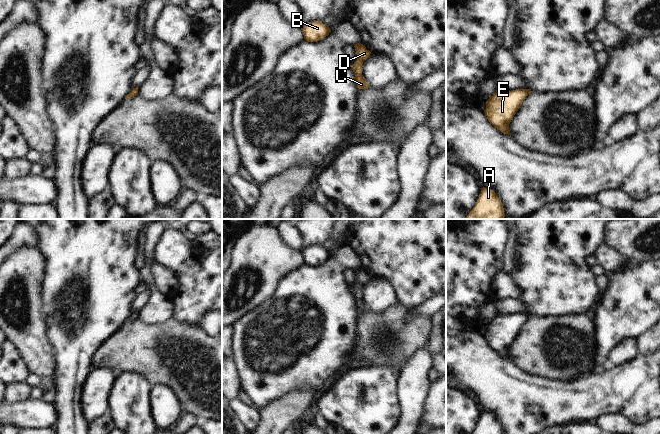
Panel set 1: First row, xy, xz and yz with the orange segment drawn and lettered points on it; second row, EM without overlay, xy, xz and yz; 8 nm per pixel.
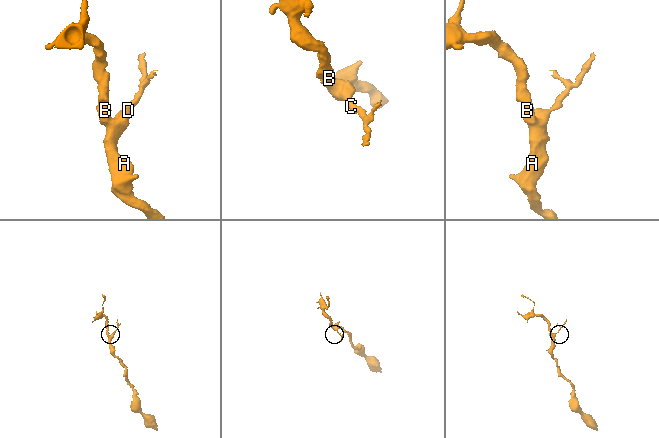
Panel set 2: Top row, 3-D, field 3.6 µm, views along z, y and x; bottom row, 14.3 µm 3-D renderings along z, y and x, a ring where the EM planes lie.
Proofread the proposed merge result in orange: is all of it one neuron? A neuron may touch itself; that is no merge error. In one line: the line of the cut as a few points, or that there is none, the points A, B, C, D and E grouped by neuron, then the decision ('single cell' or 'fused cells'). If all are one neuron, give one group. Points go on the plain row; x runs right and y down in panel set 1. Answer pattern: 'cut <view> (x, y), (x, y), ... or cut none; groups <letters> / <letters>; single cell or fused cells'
cut none; groups A B C D E; single cell

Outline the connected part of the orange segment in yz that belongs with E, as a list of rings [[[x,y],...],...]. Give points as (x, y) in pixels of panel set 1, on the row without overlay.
[[[497,313],[486,325],[484,334],[488,345],[504,358],[510,359],[509,348],[531,313],[502,315]]]

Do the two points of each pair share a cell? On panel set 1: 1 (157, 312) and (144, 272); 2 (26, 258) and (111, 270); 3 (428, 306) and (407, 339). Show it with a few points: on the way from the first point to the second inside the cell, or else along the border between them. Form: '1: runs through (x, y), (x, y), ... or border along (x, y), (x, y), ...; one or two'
1: runs through (157, 302), (150, 282); one
2: border along (36, 246), (45, 260), (41, 284); two
3: border along (429, 318), (415, 317), (410, 322), (404, 320); two

